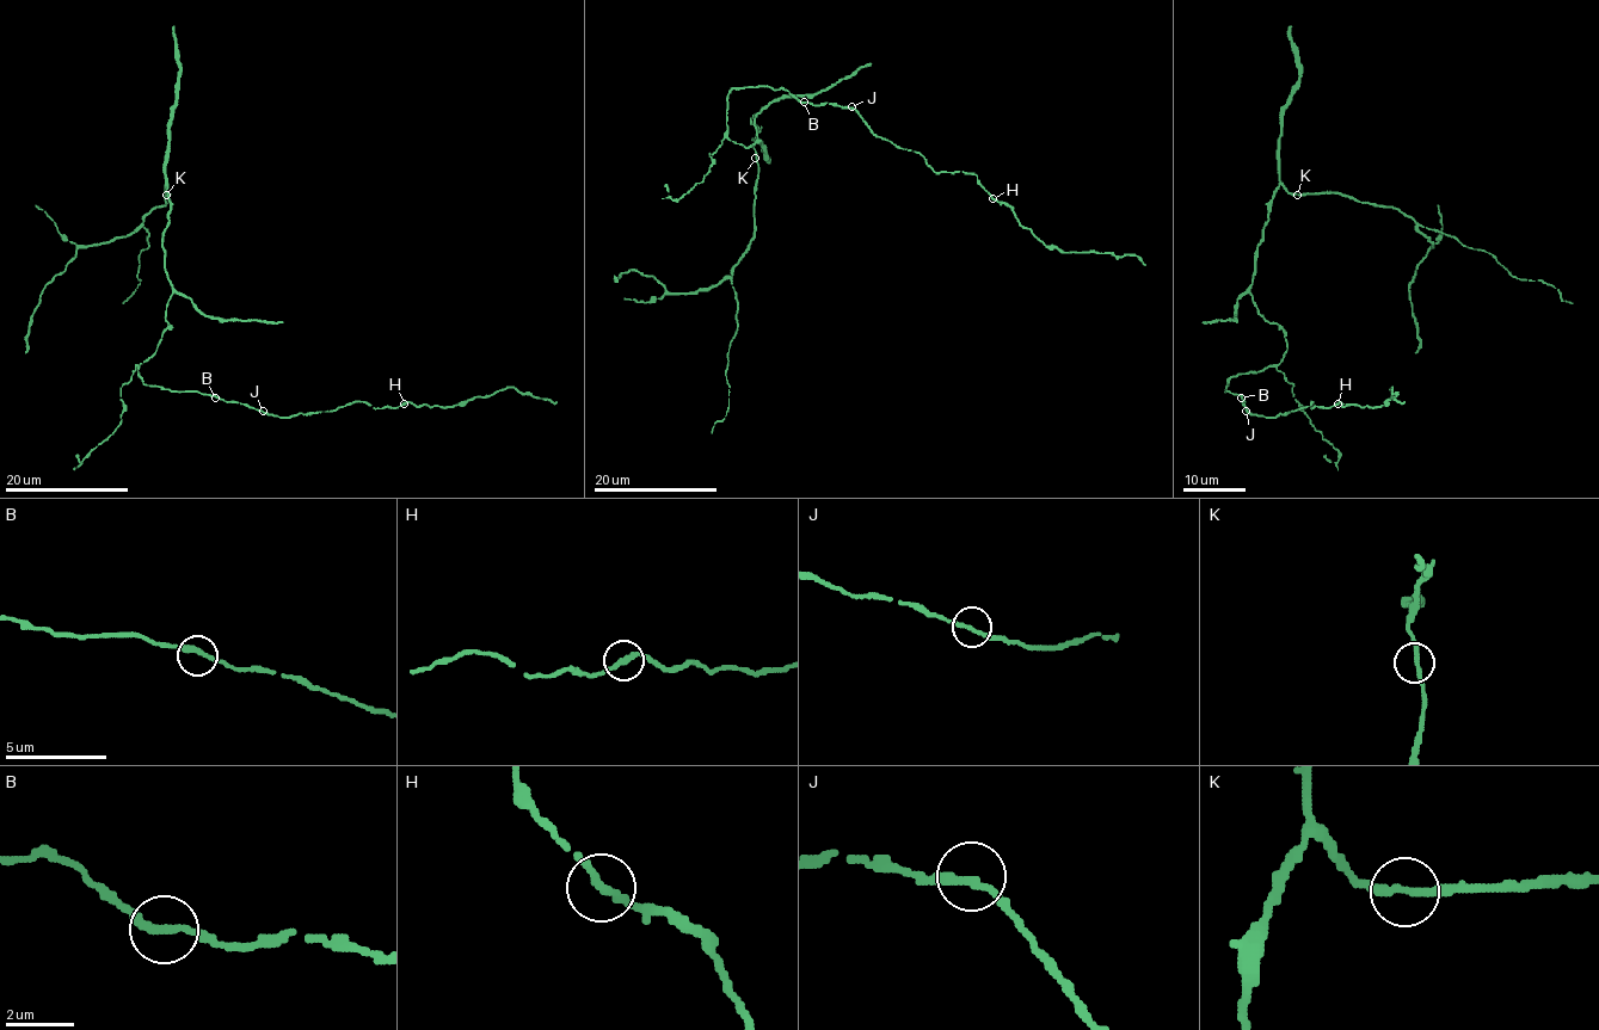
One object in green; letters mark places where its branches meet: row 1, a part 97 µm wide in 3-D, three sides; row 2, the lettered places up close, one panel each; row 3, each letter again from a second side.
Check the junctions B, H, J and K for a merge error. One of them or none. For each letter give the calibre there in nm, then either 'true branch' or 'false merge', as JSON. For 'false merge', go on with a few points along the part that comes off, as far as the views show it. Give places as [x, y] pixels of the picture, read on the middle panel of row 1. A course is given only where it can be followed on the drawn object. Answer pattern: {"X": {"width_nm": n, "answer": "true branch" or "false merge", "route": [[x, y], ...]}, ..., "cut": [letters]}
{"B": {"width_nm": 240, "answer": "true branch"}, "H": {"width_nm": 240, "answer": "true branch"}, "J": {"width_nm": 240, "answer": "true branch"}, "K": {"width_nm": 240, "answer": "true branch"}, "cut": []}

